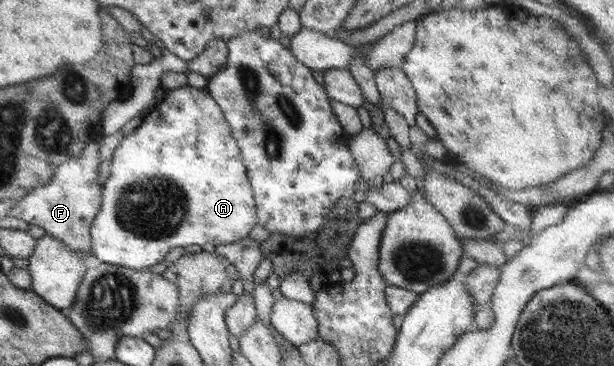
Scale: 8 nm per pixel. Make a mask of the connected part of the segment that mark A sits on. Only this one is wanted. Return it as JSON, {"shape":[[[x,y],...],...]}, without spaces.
{"shape":[[[188,85],[184,88],[166,91],[164,100],[151,108],[151,112],[142,118],[141,125],[119,142],[119,145],[114,149],[109,165],[110,176],[102,185],[100,210],[96,213],[96,218],[94,218],[90,230],[91,252],[102,263],[114,266],[120,265],[135,271],[144,271],[154,266],[154,264],[162,262],[164,257],[178,246],[187,247],[196,244],[198,246],[203,244],[218,246],[242,240],[248,237],[248,234],[258,222],[253,190],[247,178],[240,147],[231,134],[231,126],[228,124],[224,113],[206,89],[193,88]]]}

